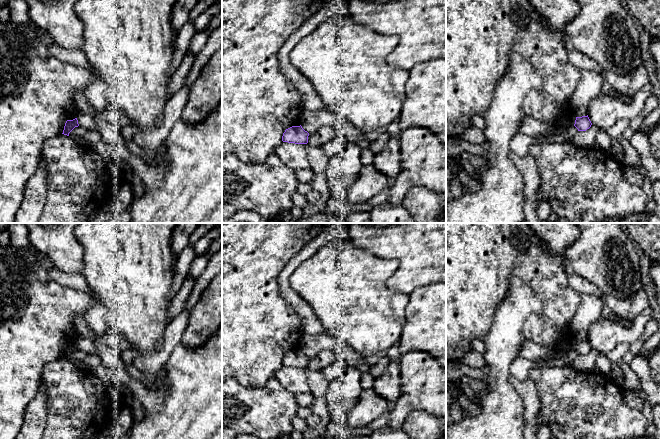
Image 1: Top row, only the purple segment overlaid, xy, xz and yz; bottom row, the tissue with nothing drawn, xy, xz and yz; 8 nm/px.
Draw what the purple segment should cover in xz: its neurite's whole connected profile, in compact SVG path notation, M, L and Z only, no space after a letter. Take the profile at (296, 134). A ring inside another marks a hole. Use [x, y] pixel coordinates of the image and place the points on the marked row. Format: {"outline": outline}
{"outline": "M292 126L285 130L282 136L283 142L295 144L307 144L309 133L302 126Z"}

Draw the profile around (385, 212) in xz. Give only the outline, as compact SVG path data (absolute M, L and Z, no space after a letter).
M381 203L372 207L370 215L371 223L416 223L403 203Z

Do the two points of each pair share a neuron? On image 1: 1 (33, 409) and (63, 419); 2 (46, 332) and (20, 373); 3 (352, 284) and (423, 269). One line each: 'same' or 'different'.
1: different
2: same
3: different

